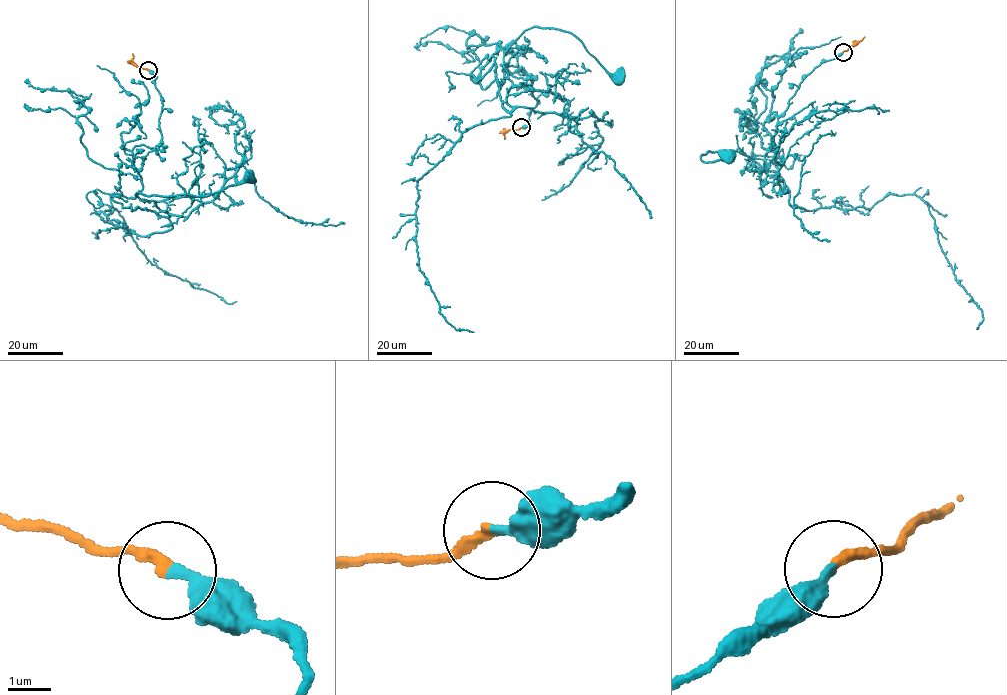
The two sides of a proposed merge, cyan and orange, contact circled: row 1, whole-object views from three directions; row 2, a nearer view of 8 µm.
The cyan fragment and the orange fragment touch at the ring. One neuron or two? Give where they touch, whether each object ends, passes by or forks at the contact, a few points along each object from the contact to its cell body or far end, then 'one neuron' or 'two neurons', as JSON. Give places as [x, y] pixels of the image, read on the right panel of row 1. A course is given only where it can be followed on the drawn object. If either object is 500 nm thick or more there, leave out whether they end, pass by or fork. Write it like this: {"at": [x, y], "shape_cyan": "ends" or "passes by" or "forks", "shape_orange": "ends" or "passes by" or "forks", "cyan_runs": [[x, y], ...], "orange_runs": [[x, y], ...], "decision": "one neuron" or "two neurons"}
{"at": [843, 52], "shape_cyan": "ends", "shape_orange": "ends", "cyan_runs": [[843, 52], [764, 124], [772, 162], [784, 163], [747, 168], [788, 191], [734, 150], [699, 156], [726, 157]], "orange_runs": [[843, 52], [864, 37]], "decision": "one neuron"}

